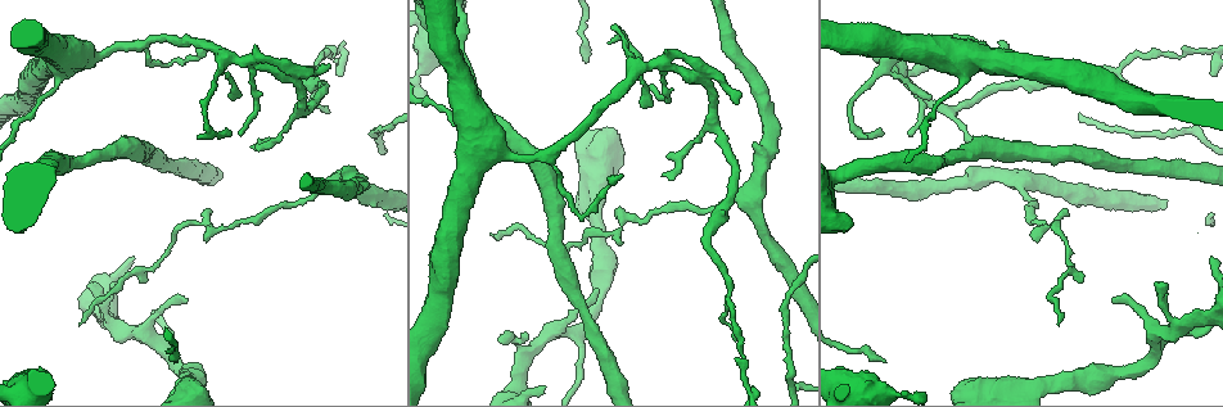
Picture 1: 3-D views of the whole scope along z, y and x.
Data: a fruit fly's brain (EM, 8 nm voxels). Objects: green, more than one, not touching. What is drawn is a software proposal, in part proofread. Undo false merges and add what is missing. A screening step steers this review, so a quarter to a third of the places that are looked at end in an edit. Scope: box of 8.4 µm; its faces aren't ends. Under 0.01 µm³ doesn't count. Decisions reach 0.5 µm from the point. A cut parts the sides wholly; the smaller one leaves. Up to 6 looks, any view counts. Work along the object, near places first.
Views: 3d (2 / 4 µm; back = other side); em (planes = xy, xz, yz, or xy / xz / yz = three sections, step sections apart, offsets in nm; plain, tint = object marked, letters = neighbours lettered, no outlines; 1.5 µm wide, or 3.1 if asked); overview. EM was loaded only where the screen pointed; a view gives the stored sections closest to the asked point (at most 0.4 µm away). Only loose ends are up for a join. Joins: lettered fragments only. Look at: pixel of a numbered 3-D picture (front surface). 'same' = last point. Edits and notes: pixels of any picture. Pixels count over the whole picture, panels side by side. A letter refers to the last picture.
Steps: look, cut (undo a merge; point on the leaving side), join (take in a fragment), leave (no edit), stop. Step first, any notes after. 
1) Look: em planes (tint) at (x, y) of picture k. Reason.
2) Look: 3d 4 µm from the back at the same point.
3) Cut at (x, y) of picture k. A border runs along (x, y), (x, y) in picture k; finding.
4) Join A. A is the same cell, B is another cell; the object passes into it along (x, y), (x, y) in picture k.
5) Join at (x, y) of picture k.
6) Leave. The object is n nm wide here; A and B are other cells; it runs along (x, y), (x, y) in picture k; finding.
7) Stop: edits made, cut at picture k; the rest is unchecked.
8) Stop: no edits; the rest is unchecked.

Look: 3d 4 µm at (46, 176) of picture 1. Calibre changes.

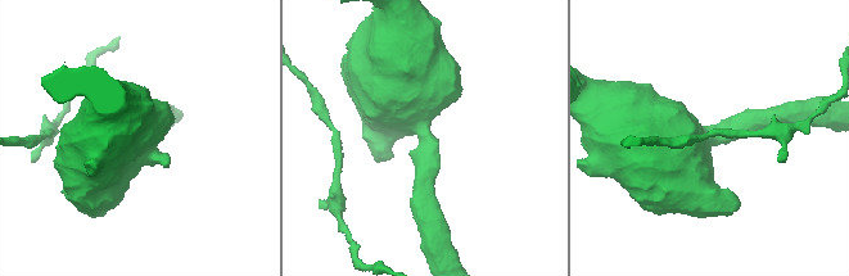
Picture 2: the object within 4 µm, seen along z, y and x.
Look: em xy step 8 (plain) at (721, 136) of picture 2. The arms are 300, 550 nm wide.

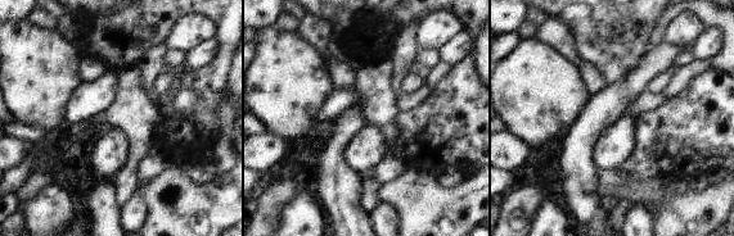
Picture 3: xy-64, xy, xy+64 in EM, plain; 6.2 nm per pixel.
Look: em xy step 8 (letters) at the same point. What lies round it.

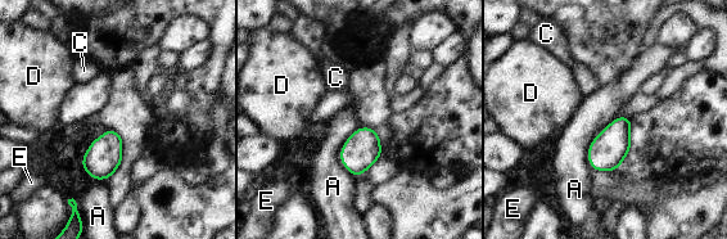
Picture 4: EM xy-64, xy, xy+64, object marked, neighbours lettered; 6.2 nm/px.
Leave. The longest contact is with A, 380 nm; A, C, D and E are other cells; a border runs along (618, 116), (588, 148), (592, 168) in picture 4; continuous, no second neuron.

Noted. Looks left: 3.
Look: em xy step 4 (tint) at (252, 146) of picture 1. Thin end.

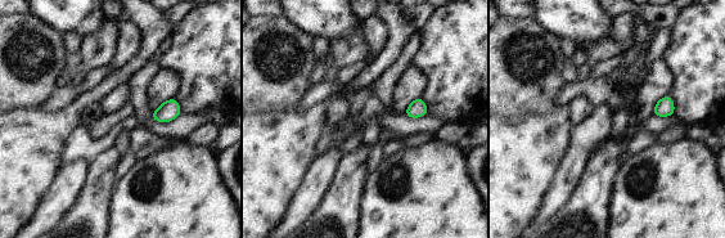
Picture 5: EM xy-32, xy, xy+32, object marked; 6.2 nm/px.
Look: em planes (letters) at the same point.

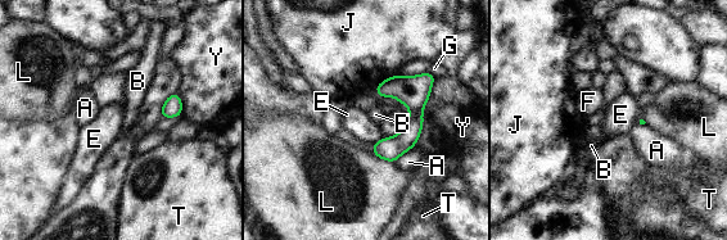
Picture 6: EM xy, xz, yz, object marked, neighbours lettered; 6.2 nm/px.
Leave. A, B, E, F, G, J, L, T and Y are other cells; none of them fits.

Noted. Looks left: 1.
Look: em planes (letters) at (112, 283) of picture 1. Thin end.

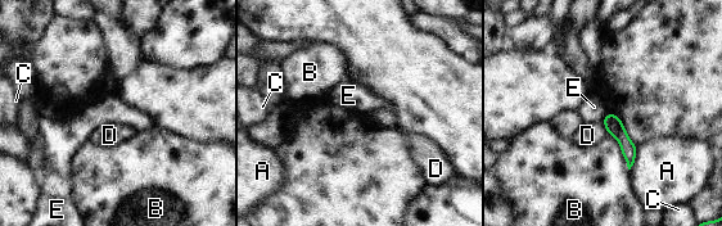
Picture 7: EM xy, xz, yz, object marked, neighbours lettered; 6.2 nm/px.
Leave. A, B, C, D and E are other cells; a border runs along (607, 112), (601, 121) in picture 7; none of them fits.

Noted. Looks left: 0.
Stop: no edits; the rest is unchecked.

